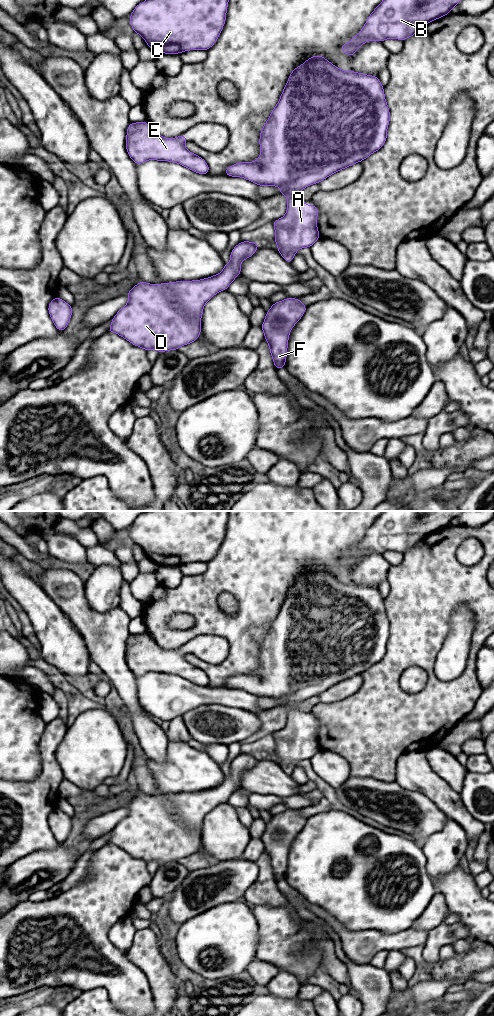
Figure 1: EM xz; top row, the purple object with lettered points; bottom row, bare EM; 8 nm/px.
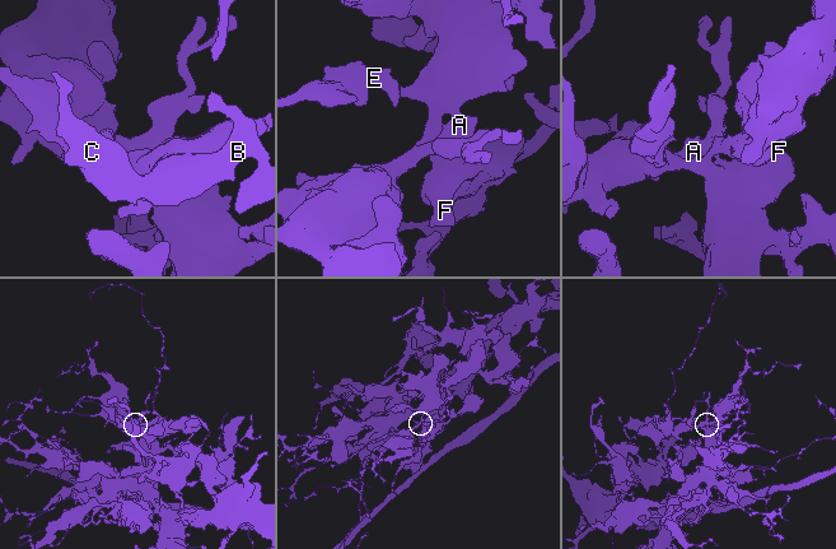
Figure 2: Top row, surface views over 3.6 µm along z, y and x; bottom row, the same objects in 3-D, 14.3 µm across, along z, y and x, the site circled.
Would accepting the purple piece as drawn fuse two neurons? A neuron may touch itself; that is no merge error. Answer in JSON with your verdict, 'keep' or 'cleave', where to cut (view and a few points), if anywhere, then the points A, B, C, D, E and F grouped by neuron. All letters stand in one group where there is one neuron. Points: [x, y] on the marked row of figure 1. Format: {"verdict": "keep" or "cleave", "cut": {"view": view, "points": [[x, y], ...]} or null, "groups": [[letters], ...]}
{"verdict": "keep", "cut": null, "groups": [["A", "B", "C", "D", "E", "F"]]}

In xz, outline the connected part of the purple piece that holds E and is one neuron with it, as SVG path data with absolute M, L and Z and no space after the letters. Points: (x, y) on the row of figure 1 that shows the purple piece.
M147 122L130 123L125 140L126 150L132 161L139 165L148 160L178 163L198 174L208 174L210 168L200 156L188 151L185 135L165 138Z

